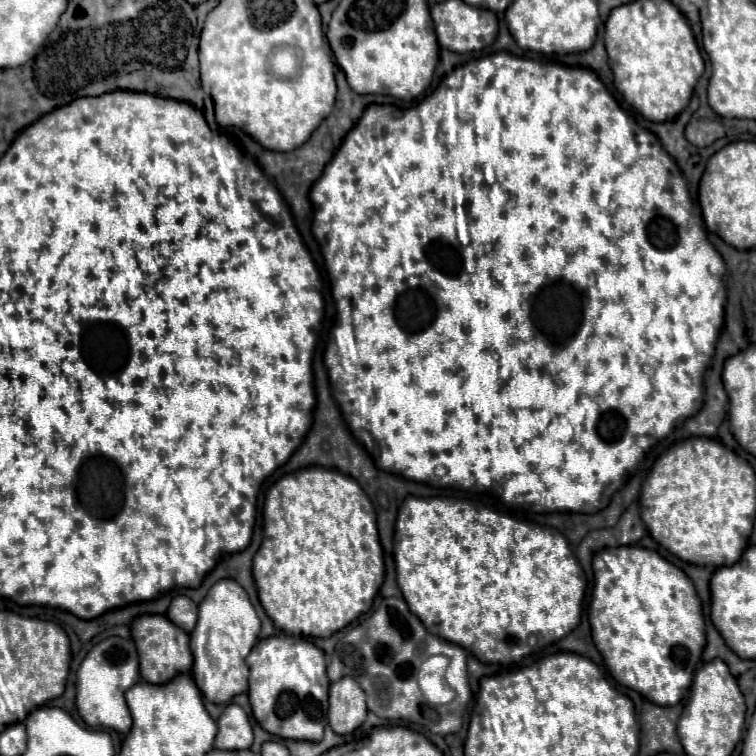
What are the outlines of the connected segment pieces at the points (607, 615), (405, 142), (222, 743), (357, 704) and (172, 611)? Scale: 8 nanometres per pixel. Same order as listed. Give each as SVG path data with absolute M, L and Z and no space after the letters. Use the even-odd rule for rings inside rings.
M642 546L604 548L594 554L594 592L590 602L592 638L616 682L628 686L650 702L660 706L674 706L690 688L694 670L702 656L706 642L700 598L696 596L692 580L660 554Z
M498 52L498 54L490 54L490 56L482 56L482 58L478 58L478 60L472 60L472 62L468 62L468 64L462 64L462 66L456 66L456 68L454 68L454 70L452 70L452 72L450 72L450 74L446 74L446 76L444 76L444 78L442 78L442 82L440 82L440 84L439 84L439 86L438 86L438 87L437 87L437 88L436 88L436 90L434 90L434 91L433 91L433 92L432 92L432 93L430 93L430 94L428 94L428 95L426 95L426 96L424 96L424 97L423 97L423 98L421 98L421 99L420 99L420 101L419 101L419 102L418 102L418 104L417 104L417 105L416 105L416 106L414 106L414 107L411 107L411 108L398 108L398 106L394 106L394 104L370 104L370 106L368 106L368 108L366 108L366 110L364 110L364 114L362 114L362 118L360 118L360 120L358 120L358 124L356 124L356 126L354 126L354 128L352 128L352 130L350 130L350 132L348 132L348 134L346 134L346 138L344 138L344 140L342 140L342 144L340 144L340 148L338 148L338 152L336 152L336 156L334 156L334 158L332 158L332 160L330 160L330 164L328 164L328 166L326 166L326 168L324 168L324 174L322 174L322 176L320 176L320 180L318 180L318 182L316 182L316 184L314 184L314 186L312 186L312 202L314 202L314 206L316 206L316 209L315 209L315 211L314 211L314 218L313 218L313 225L312 225L312 230L313 230L313 233L314 233L314 235L315 235L315 237L316 237L316 240L317 240L317 241L318 241L318 244L320 244L320 248L322 248L322 254L324 254L324 260L326 260L326 268L328 268L328 272L330 272L330 274L328 274L328 278L330 278L330 284L332 284L332 296L334 296L334 300L336 300L336 310L337 310L337 324L336 324L336 327L334 327L334 328L333 328L333 330L332 330L332 335L331 335L331 340L330 340L330 341L329 341L329 343L328 343L328 345L327 345L327 348L326 348L326 350L325 350L325 355L324 355L324 361L325 361L325 365L326 365L326 368L328 368L328 376L330 376L330 384L332 384L332 392L334 392L334 400L336 400L336 402L338 402L338 406L340 406L340 410L342 410L342 416L344 416L344 420L346 420L346 424L348 424L348 426L350 426L350 430L352 430L352 434L354 434L354 438L356 438L356 440L358 440L358 442L360 442L360 444L364 444L364 448L366 448L366 450L368 450L368 454L370 454L370 456L372 456L372 458L374 458L374 462L376 462L376 466L378 466L378 468L382 468L382 470L386 470L386 472L392 472L392 474L398 474L398 476L404 476L404 478L410 478L410 480L416 480L416 482L426 482L426 484L440 484L440 486L452 486L452 484L458 484L458 486L462 486L462 488L472 488L472 486L474 486L474 484L476 484L476 486L482 486L482 488L494 488L494 490L496 490L496 492L498 492L498 494L500 494L500 496L502 496L502 500L504 500L504 502L508 502L508 504L512 504L512 507L521 507L521 508L526 508L526 509L525 509L525 510L531 510L531 509L532 509L532 513L544 513L544 512L562 512L562 510L568 510L568 512L582 512L582 514L594 514L594 512L598 512L598 510L602 510L602 508L606 508L606 506L608 506L608 502L610 502L610 496L612 496L612 494L614 494L614 492L616 492L616 490L618 490L618 486L620 486L620 480L622 480L622 478L624 478L624 476L626 476L626 472L630 472L630 470L632 470L632 468L636 468L636 464L638 464L638 462L640 462L640 460L642 460L642 458L644 458L644 454L646 454L646 452L648 452L648 450L650 450L650 446L652 446L652 444L656 444L656 442L658 442L658 440L662 440L662 438L664 438L664 436L666 436L666 434L668 434L668 432L670 432L670 430L672 430L672 428L674 428L674 424L676 424L676 422L678 422L678 420L684 420L684 418L690 418L690 416L692 416L692 414L696 414L696 412L698 412L698 410L700 410L700 406L702 406L702 378L704 378L704 370L706 370L706 366L708 366L708 362L710 362L710 358L712 358L712 354L714 354L714 351L715 351L715 346L716 346L716 341L717 341L717 340L718 340L718 338L719 338L719 335L720 335L720 332L721 332L721 330L722 330L722 328L723 328L723 326L722 326L722 325L723 325L723 323L724 323L724 306L725 306L725 302L726 302L726 287L725 287L725 284L722 284L722 274L724 274L724 260L722 260L722 256L720 256L720 254L718 254L718 250L716 250L716 248L714 248L714 246L712 246L712 244L710 244L710 240L708 240L708 238L706 238L706 230L702 230L702 228L690 228L690 226L688 226L688 222L690 222L690 214L692 214L692 202L690 202L690 194L688 194L688 188L686 188L686 180L684 180L684 176L682 176L682 172L680 172L680 168L678 168L678 166L676 166L676 162L674 162L674 160L672 160L672 158L670 158L670 156L668 156L668 152L666 152L666 150L664 150L664 148L662 148L662 144L660 144L660 140L658 140L658 138L656 138L656 136L654 136L654 134L652 134L652 132L648 132L648 130L644 130L644 128L640 128L640 126L638 126L638 124L636 124L636 122L634 122L634 120L632 120L632 118L630 118L630 116L628 116L628 114L626 114L626 112L624 112L624 110L622 110L622 108L620 108L620 106L618 106L618 102L616 102L616 100L614 100L614 98L612 98L612 94L610 94L610 92L608 92L608 88L606 88L606 86L604 86L604 82L602 82L602 80L600 80L600 78L598 78L598 74L596 74L596 72L594 72L594 70L592 70L592 68L582 68L582 66L560 66L560 64L552 64L552 62L538 62L538 60L528 60L528 58L518 58L518 56L514 56L514 54L508 54L508 52ZM458 242L459 242L459 245L460 245L460 253L461 253L461 257L462 257L462 261L463 261L463 268L462 268L462 264L458 264L458 266L454 266L454 252L456 252L456 250L458 250Z
M228 704L218 718L218 734L214 746L220 750L244 750L252 746L252 726L246 712L238 704Z
M350 676L330 684L328 724L336 734L350 734L366 720L366 694Z
M176 596L170 602L166 616L182 630L192 632L192 628L196 626L196 618L198 618L198 606L188 596Z

